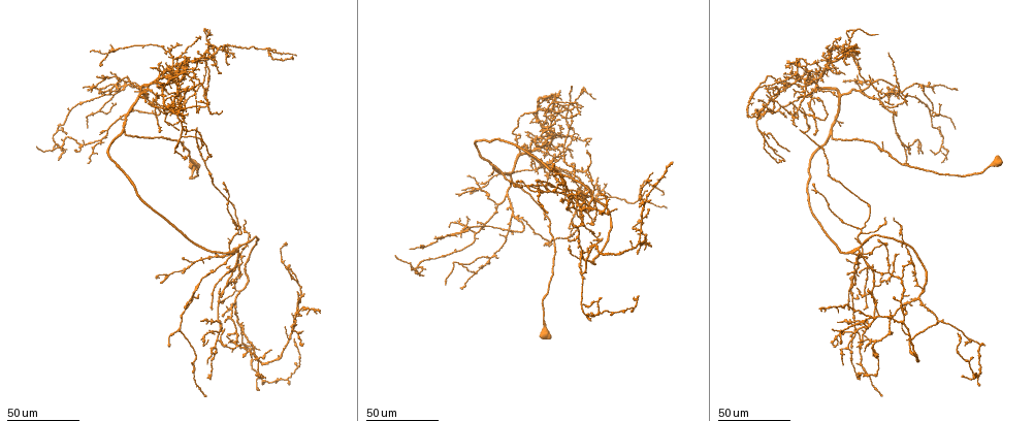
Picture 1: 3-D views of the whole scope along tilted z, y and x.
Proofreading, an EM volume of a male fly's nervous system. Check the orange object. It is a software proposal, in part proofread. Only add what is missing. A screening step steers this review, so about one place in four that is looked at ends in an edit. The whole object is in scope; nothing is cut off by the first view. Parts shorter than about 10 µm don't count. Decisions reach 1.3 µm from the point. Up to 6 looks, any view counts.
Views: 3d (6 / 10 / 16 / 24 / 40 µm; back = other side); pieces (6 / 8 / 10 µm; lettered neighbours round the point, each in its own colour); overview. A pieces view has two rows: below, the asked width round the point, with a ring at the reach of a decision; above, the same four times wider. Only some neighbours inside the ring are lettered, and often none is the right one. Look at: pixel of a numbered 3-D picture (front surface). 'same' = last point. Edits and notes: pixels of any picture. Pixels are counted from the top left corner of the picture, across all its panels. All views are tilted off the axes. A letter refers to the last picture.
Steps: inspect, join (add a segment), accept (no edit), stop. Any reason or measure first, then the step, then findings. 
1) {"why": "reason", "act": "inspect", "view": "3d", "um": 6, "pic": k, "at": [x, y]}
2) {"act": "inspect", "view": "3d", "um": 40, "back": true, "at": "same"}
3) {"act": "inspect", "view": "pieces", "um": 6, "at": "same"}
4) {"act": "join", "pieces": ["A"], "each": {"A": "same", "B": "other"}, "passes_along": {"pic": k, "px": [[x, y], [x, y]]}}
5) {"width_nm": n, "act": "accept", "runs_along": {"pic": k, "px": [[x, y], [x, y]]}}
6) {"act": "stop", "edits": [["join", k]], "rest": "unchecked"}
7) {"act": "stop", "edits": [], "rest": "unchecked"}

{"why": "thin end", "act": "inspect", "view": "3d", "um": 24, "pic": 1, "at": [861, 59]}

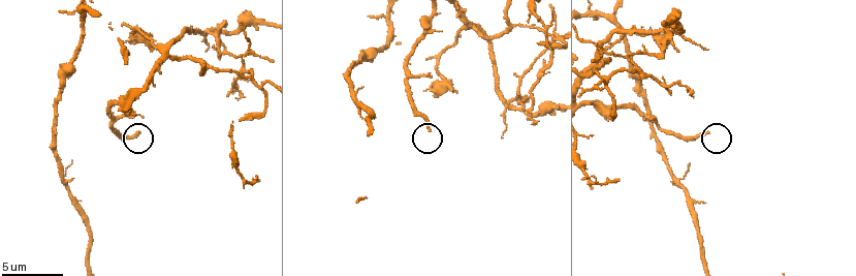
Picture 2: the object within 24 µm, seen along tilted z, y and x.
{"act": "inspect", "view": "pieces", "um": 8, "pic": 2, "at": [427, 130]}

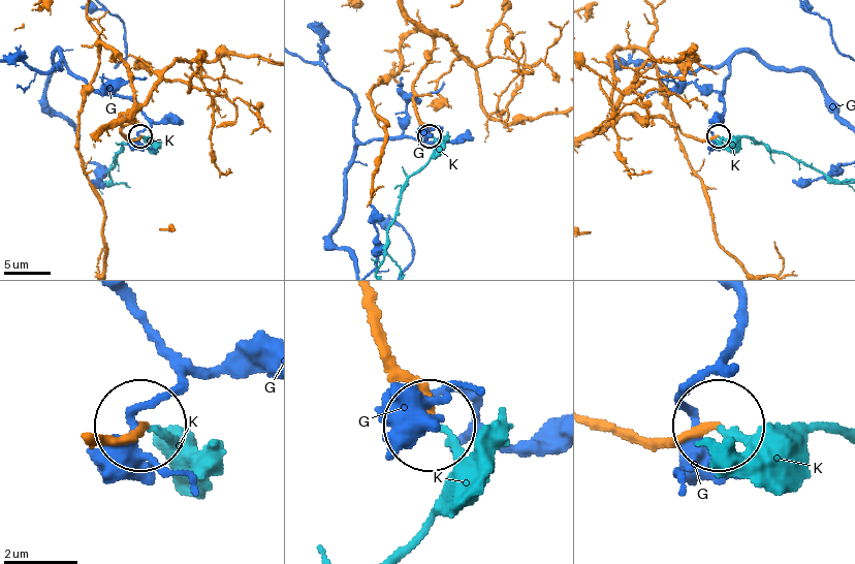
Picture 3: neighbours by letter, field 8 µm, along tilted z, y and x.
{"width_nm": 200, "act": "join", "pieces": ["K"], "each": {"G": "other", "K": "same"}, "found": "it goes on there"}

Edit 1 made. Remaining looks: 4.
{"why": "redraw", "act": "inspect", "view": "overview"}

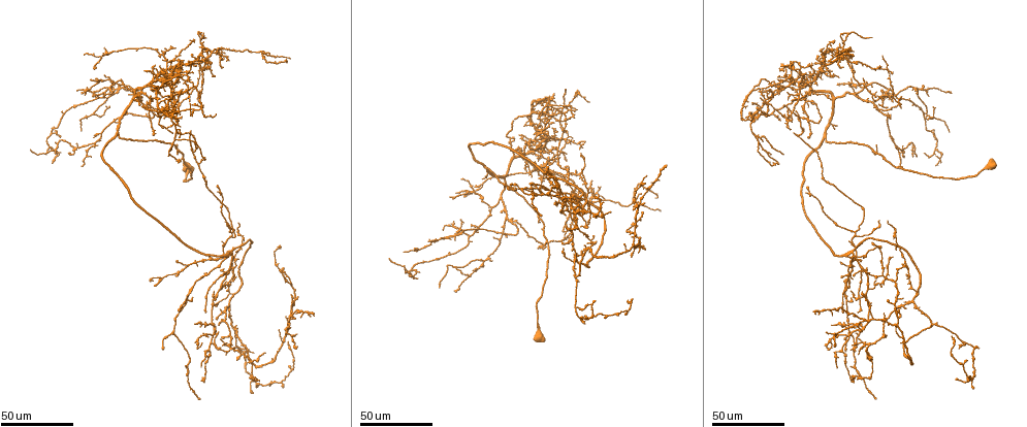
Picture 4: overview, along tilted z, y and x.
{"why": "thin end", "act": "inspect", "view": "3d", "um": 24, "pic": 4, "at": [207, 60]}

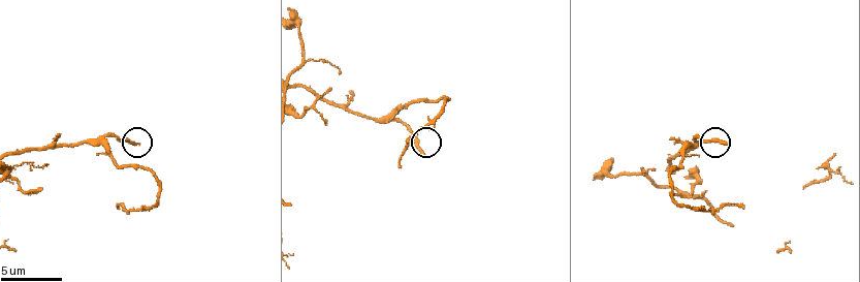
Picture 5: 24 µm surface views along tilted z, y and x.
{"act": "inspect", "view": "pieces", "um": 10, "pic": 5, "at": [728, 143]}

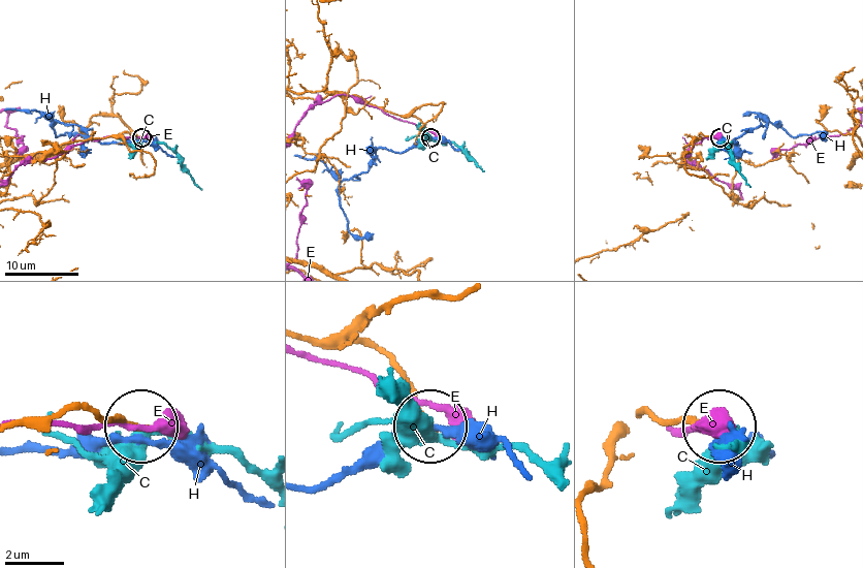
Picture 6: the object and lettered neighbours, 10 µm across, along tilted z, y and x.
{"width_nm": 170, "act": "accept", "each": {"C": "other", "E": "other", "H": "other"}, "found": "none of them fits"}

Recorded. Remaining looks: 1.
{"act": "stop", "edits": [["join", 3]], "rest": "unchecked"}

